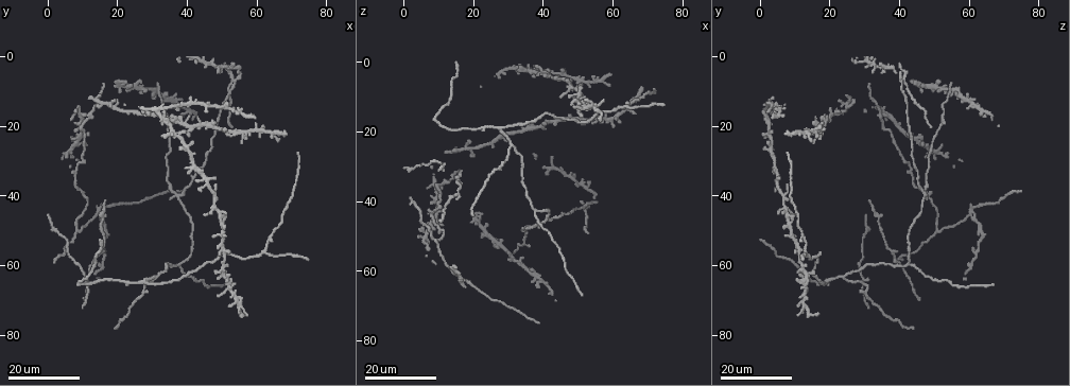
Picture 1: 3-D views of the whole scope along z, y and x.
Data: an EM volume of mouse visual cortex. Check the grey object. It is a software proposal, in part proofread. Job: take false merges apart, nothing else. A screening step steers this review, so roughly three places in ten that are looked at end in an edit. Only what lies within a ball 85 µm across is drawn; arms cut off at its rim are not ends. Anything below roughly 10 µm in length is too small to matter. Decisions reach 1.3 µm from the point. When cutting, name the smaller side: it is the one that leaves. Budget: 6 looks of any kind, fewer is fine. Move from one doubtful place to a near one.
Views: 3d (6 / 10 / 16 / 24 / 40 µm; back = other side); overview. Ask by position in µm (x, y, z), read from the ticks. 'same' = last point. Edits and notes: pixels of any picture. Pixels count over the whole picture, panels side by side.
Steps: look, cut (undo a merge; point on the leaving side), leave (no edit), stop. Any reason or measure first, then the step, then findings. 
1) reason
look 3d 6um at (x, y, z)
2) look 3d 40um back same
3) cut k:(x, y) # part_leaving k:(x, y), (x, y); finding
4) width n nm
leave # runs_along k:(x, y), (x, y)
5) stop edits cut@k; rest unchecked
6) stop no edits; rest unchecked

sudden change in width
look 3d 24um at (7.5, 33.5, 44.0)

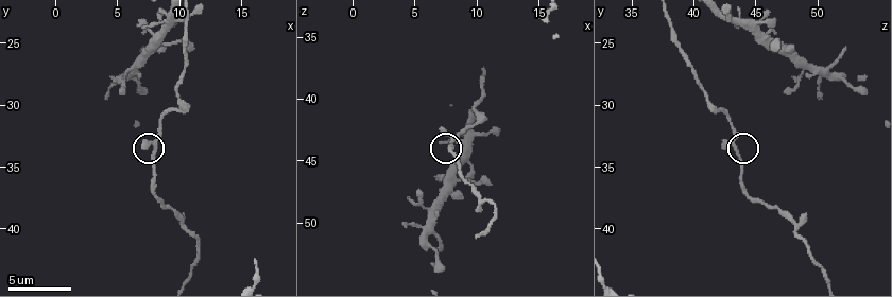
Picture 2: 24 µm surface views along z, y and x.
zoom in
look 3d 10um at (8.0, 33.6, 43.4)

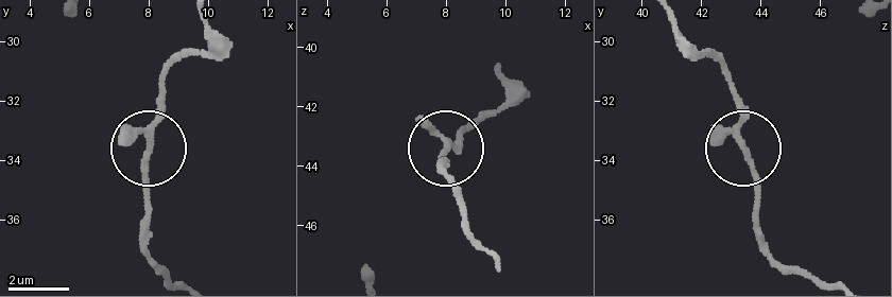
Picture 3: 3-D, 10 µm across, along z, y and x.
arms 3
leave # all the same neuron

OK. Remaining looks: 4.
sudden change in width
look 3d 16um at (12.0, 18.0, 35.5)

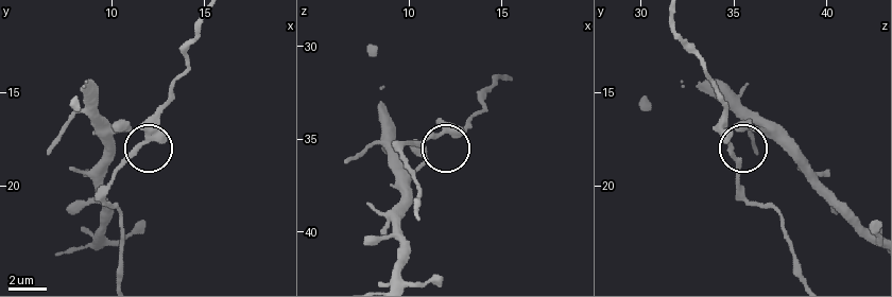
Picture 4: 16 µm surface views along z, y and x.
look 3d 10um at (11.4, 17.9, 34.7)

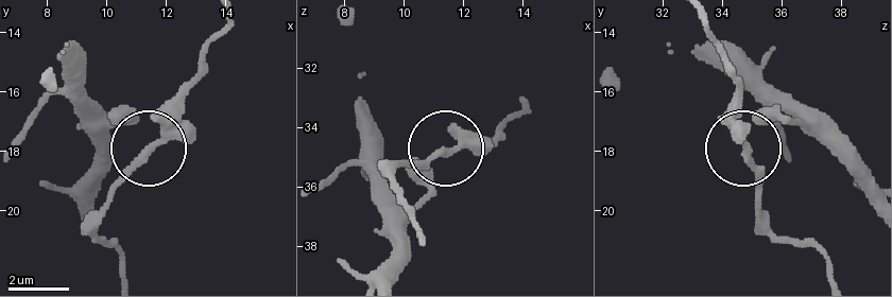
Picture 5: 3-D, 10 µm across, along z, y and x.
width 230 nm
leave # continuous, no second neuron

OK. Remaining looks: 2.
branch point
look 3d 16um at (31.0, 64.0, 23.5)

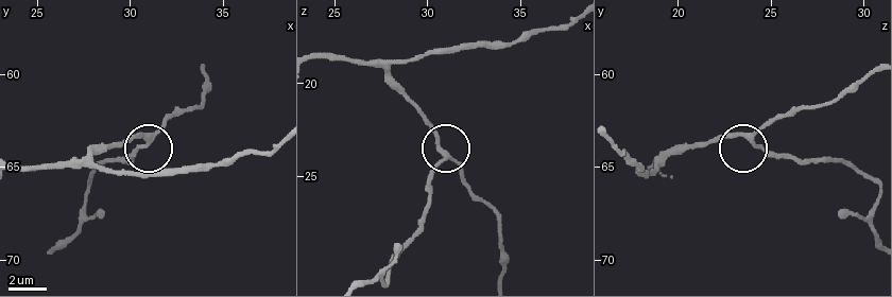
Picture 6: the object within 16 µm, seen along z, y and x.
look 3d 10um at (31.1, 63.8, 24.0)

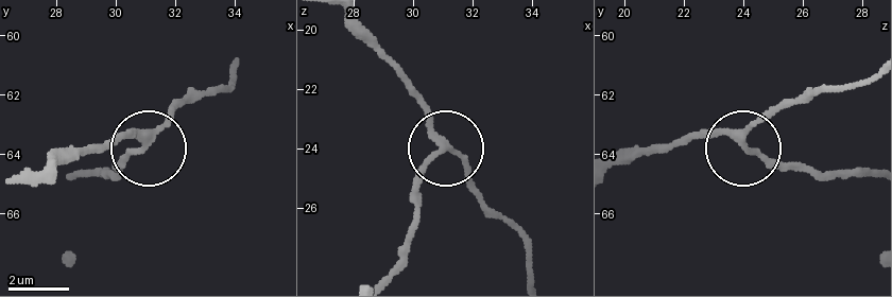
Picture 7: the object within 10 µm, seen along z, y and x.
width 200 nm
leave # one neuron here

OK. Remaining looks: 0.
stop no edits; rest unchecked

